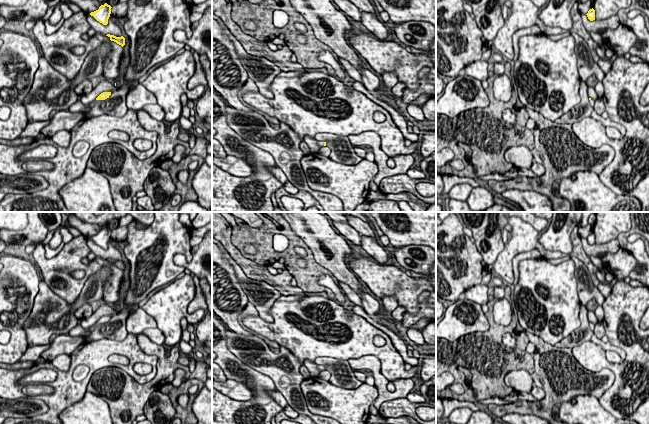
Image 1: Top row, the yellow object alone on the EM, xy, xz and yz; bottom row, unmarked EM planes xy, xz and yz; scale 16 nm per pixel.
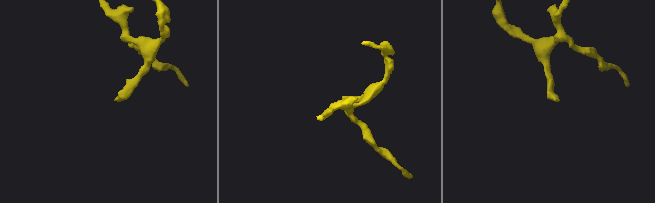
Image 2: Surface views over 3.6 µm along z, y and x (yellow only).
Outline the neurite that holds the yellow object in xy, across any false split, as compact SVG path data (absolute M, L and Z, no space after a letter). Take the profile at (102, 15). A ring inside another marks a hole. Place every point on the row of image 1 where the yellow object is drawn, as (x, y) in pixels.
M105 3L104 5L101 5L98 10L91 12L90 15L103 25L107 25L111 14L111 8L110 5Z

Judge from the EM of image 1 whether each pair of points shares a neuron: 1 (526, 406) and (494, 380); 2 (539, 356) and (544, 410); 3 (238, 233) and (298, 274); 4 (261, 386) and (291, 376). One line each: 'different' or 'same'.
1: different
2: same
3: same
4: different

